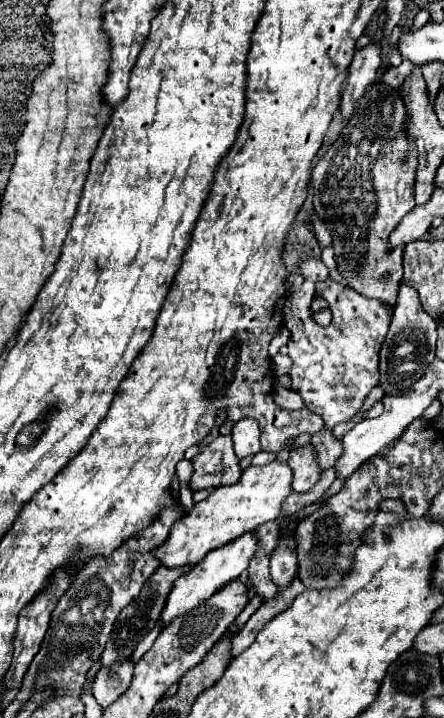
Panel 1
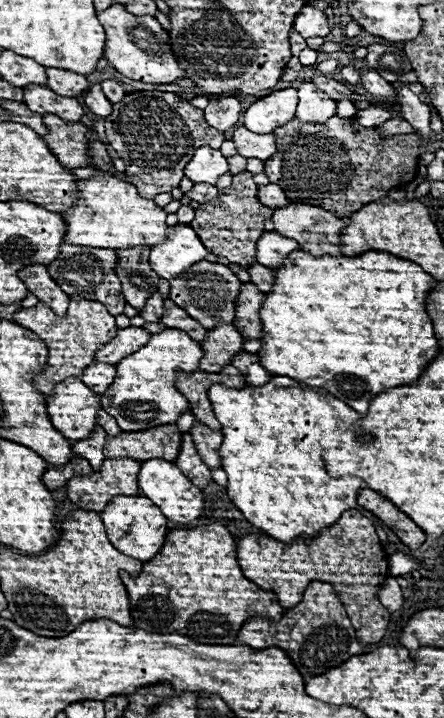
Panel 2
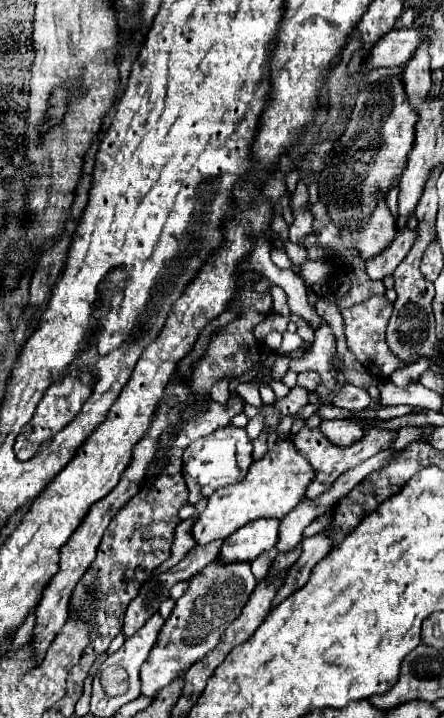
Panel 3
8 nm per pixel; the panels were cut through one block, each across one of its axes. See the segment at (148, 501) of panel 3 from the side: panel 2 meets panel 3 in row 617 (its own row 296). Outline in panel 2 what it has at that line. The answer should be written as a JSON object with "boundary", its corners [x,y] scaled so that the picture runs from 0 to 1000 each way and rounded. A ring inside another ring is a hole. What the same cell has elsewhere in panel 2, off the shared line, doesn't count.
{"boundary":[[[144,340],[144,348],[135,348],[135,359],[126,359],[117,370],[108,370],[108,379],[153,412],[185,412],[198,418],[230,421],[248,437],[266,440],[279,435],[284,418],[275,412],[275,398],[257,376],[261,365],[266,365],[261,348],[207,348],[198,343]]]}

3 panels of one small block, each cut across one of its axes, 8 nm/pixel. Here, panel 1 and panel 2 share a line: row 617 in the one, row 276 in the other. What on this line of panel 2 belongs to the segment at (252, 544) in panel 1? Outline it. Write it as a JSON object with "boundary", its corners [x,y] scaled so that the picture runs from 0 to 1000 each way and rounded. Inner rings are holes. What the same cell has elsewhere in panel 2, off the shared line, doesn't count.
{"boundary":[[[423,312],[378,318],[378,337],[342,343],[338,368],[369,390],[392,390],[423,379],[441,365],[464,362],[473,351]]]}

